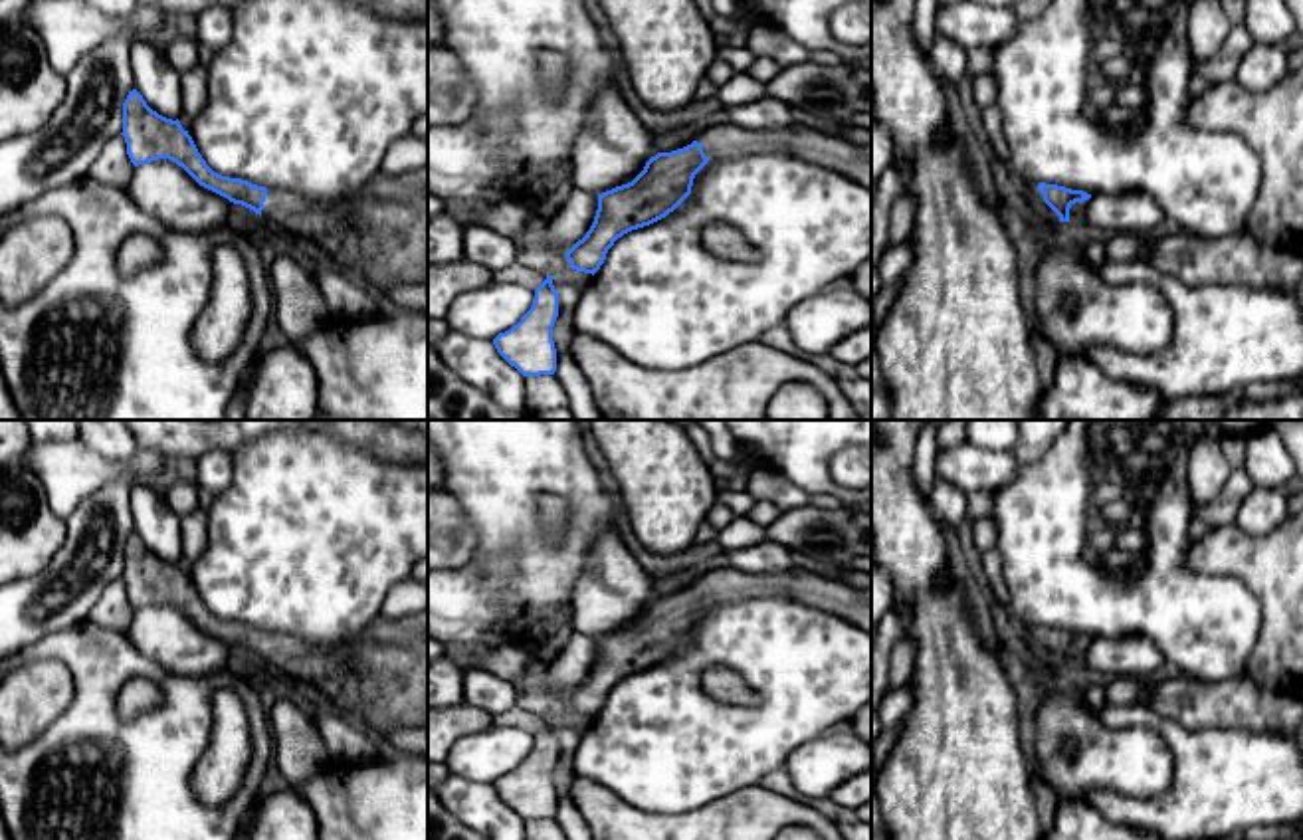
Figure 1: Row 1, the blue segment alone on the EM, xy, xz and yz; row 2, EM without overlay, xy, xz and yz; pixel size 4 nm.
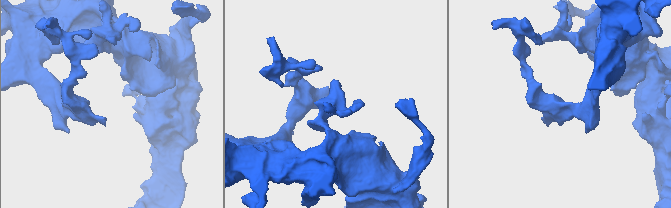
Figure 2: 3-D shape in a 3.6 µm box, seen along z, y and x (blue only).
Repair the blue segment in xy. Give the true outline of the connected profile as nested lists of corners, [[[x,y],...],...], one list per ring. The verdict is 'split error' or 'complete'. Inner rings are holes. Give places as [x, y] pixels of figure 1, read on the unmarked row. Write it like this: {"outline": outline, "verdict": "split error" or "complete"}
{"outline": [[[137,533],[129,535],[123,547],[121,578],[135,610],[158,602],[176,606],[200,630],[253,654],[277,680],[289,685],[307,682],[321,689],[339,713],[362,723],[382,745],[396,727],[428,727],[428,608],[398,620],[378,616],[351,644],[323,650],[283,632],[265,632],[214,616],[180,565],[152,555]]], "verdict": "split error"}

